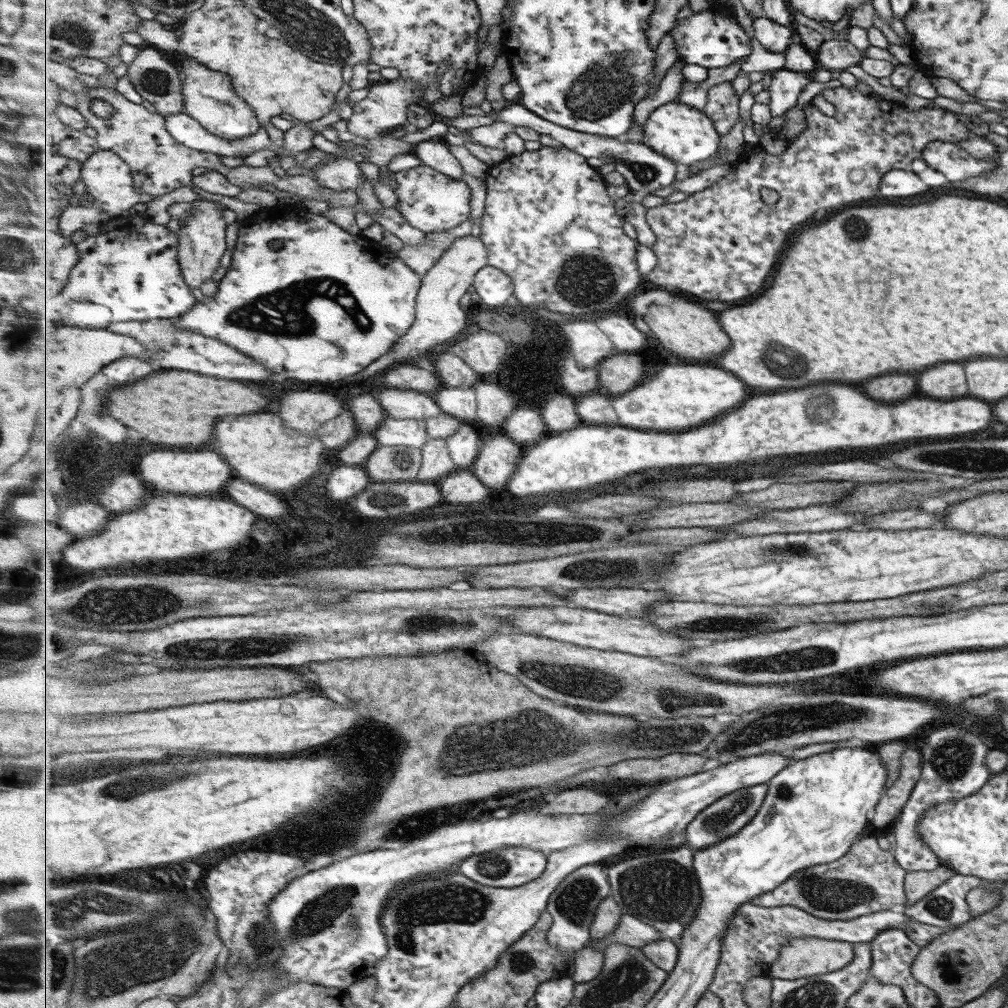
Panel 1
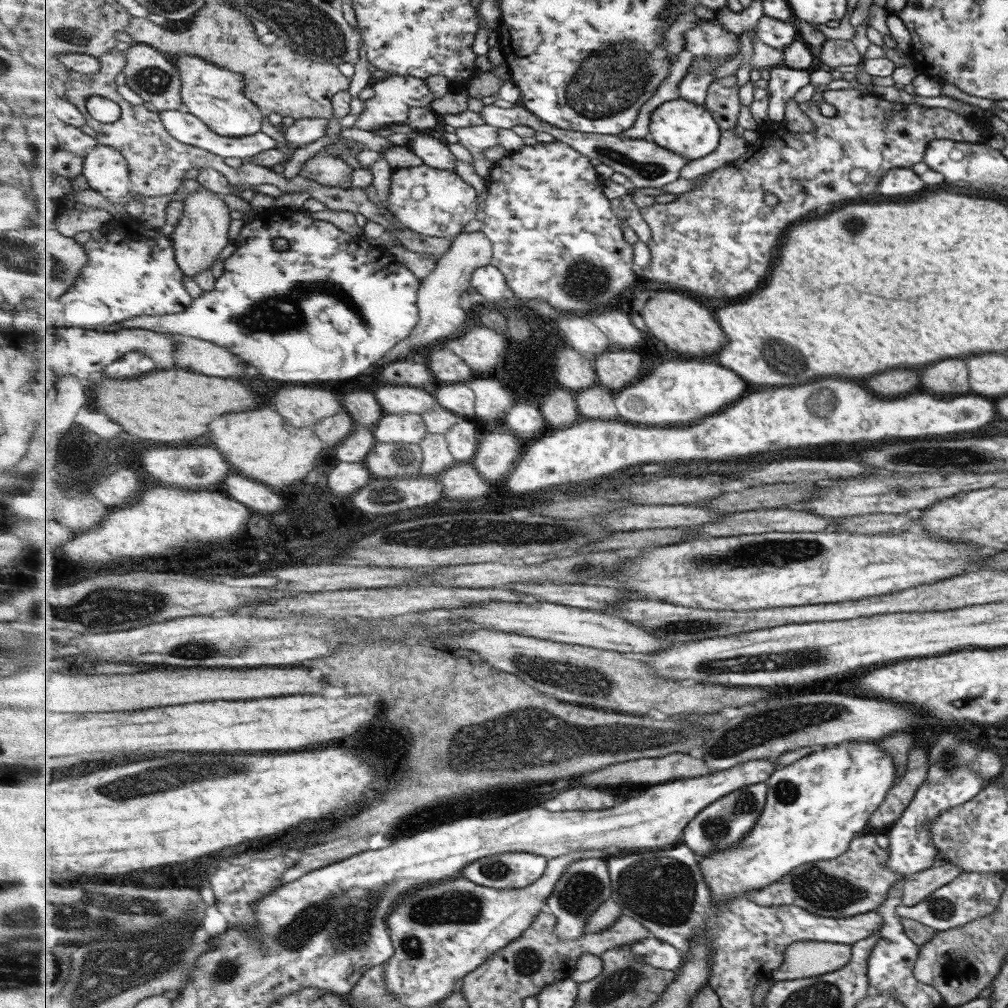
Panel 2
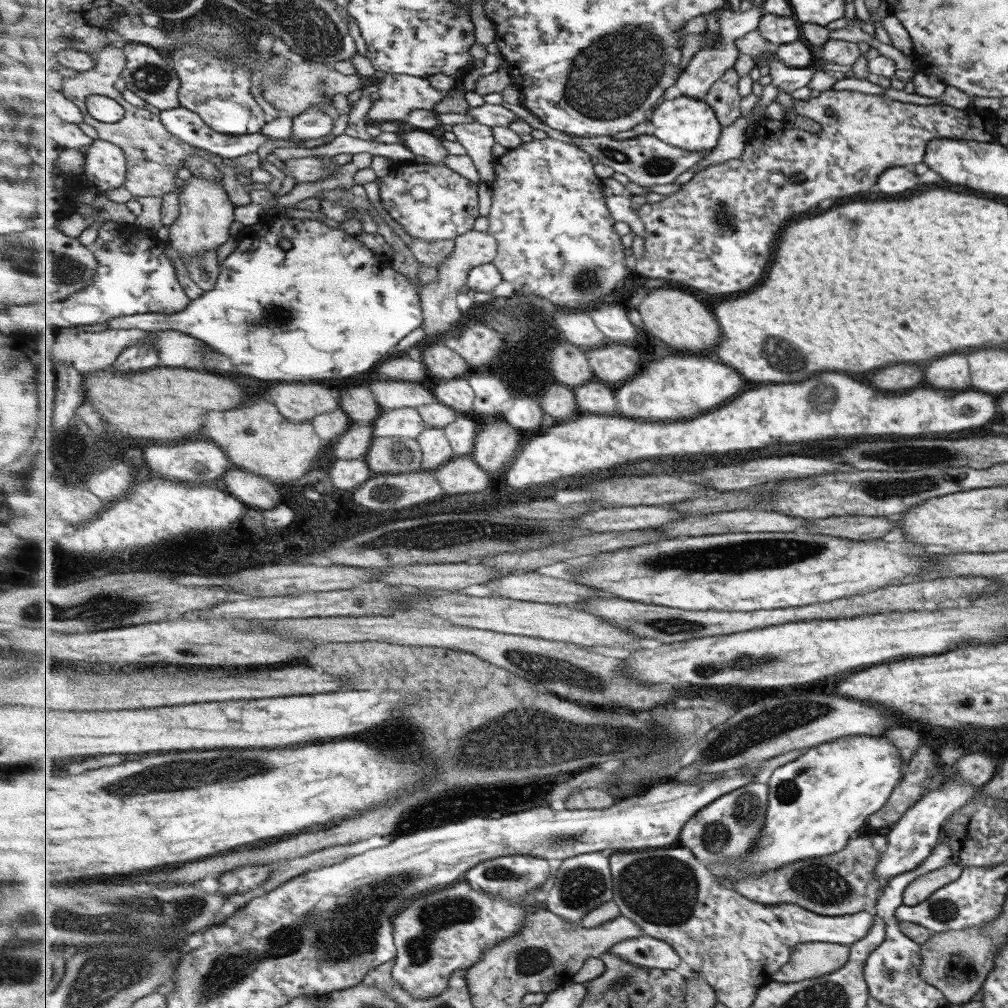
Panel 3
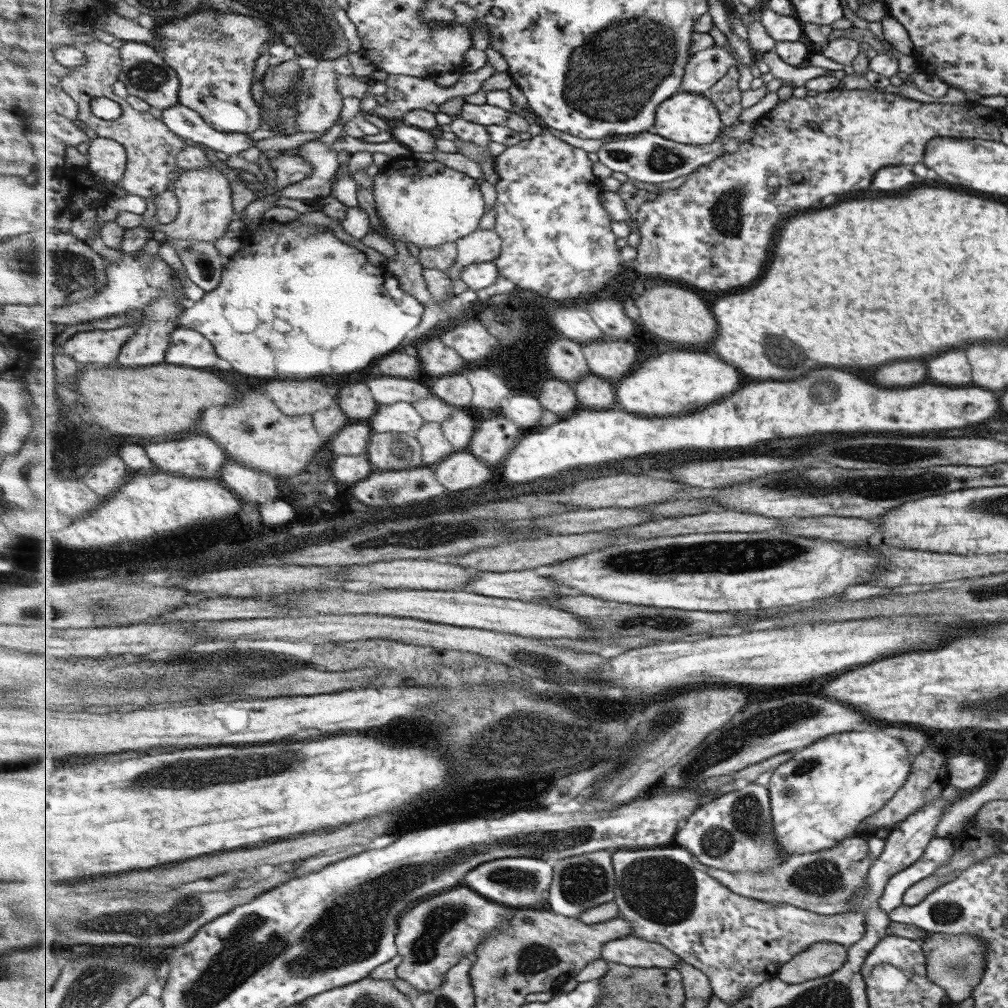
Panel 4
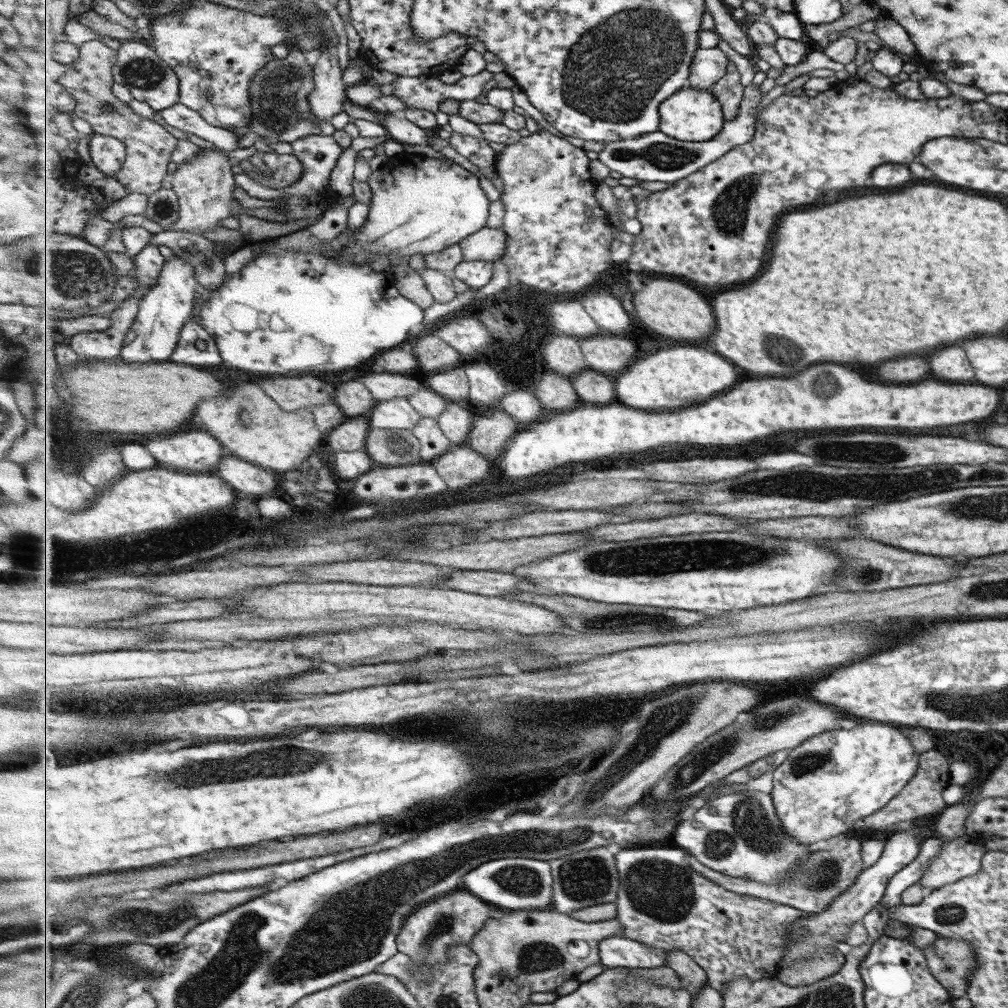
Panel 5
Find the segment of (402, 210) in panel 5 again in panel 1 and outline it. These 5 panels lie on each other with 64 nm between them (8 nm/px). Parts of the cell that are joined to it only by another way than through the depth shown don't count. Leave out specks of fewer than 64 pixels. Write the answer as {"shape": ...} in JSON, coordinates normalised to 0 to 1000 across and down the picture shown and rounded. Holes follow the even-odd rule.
{"shape":[[[417,163],[409,168],[391,173],[393,178],[393,207],[403,220],[420,230],[439,230],[448,228],[466,218],[468,209],[468,187],[459,179],[436,171],[427,165]]]}

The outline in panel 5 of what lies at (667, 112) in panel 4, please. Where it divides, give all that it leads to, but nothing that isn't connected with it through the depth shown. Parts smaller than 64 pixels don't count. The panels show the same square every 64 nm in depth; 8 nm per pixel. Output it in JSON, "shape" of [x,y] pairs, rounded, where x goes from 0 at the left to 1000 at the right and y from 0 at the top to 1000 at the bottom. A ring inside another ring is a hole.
{"shape":[[[680,85],[672,93],[660,99],[657,106],[654,107],[654,111],[658,115],[654,130],[680,141],[707,139],[720,123],[716,101],[705,91],[705,88],[697,89]]]}

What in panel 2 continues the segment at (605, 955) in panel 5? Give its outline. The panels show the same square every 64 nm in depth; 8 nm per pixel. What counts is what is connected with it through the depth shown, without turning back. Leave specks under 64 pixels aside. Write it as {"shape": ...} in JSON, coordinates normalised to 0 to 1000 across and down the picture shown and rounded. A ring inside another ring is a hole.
{"shape":[[[651,930],[642,931],[642,933],[636,933],[632,935],[632,937],[628,937],[628,938],[624,938],[619,940],[626,941],[630,949],[634,949],[634,951],[640,952],[642,956],[650,960],[669,963],[672,962],[672,960],[676,961],[676,958],[678,958],[678,946],[672,940],[670,940],[670,938],[664,937],[664,935],[652,932]]]}

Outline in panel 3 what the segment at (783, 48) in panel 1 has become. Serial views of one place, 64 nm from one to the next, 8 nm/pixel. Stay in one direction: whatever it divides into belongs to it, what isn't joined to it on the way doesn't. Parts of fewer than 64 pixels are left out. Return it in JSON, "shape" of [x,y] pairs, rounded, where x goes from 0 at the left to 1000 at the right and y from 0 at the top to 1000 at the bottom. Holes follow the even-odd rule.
{"shape":[[[760,12],[755,18],[752,28],[759,40],[763,40],[765,44],[787,43],[793,40],[795,36],[795,28],[793,21],[788,17],[775,18]]]}

